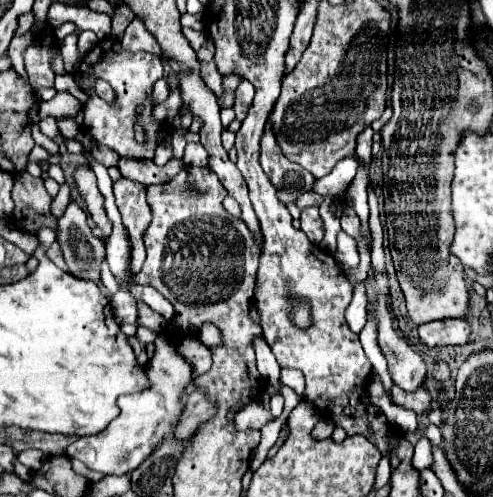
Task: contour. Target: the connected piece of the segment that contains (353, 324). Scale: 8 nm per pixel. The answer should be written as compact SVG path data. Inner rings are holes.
M360 284L360 286L356 286L352 302L346 308L346 322L348 322L348 326L350 326L350 330L354 334L360 334L360 330L366 324L366 306L364 306L364 302L366 302L366 298L364 298L364 284Z

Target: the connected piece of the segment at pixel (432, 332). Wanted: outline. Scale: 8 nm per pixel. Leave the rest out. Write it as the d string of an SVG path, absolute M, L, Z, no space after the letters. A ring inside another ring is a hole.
M444 318L444 320L434 320L418 326L420 340L430 348L468 344L470 332L472 330L466 318Z

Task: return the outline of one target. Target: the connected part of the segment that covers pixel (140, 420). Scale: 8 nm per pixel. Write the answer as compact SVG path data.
M160 334L156 338L156 354L154 358L146 364L148 368L148 378L150 378L150 388L144 392L136 394L126 394L118 398L120 406L120 416L108 424L106 430L102 430L96 436L88 438L78 438L74 444L66 448L66 456L78 458L84 462L90 470L96 470L104 476L120 476L136 470L140 462L144 462L156 446L174 432L176 422L182 414L184 398L186 398L186 386L190 384L192 376L192 366L176 352L176 346L170 342L166 334Z

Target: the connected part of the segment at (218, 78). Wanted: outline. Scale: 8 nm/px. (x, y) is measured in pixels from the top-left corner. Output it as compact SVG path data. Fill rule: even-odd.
M210 60L210 62L200 62L200 74L202 78L206 80L206 84L214 90L214 94L218 97L223 92L222 86L222 74L218 72L216 68L216 62Z

